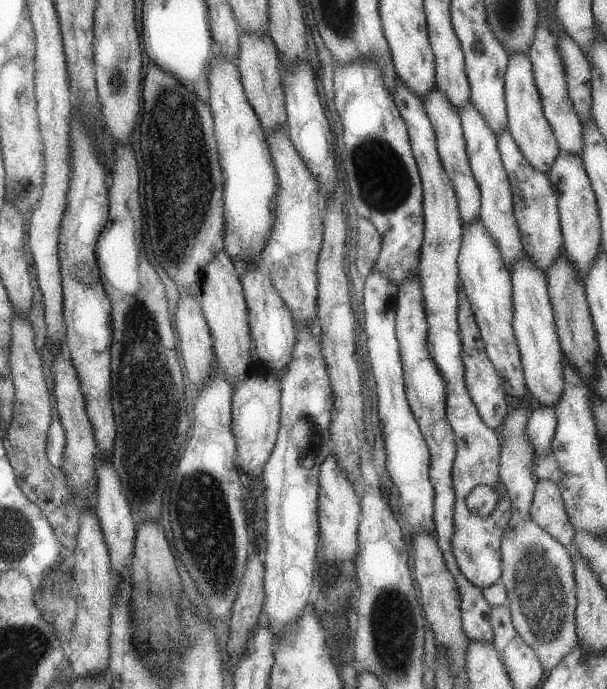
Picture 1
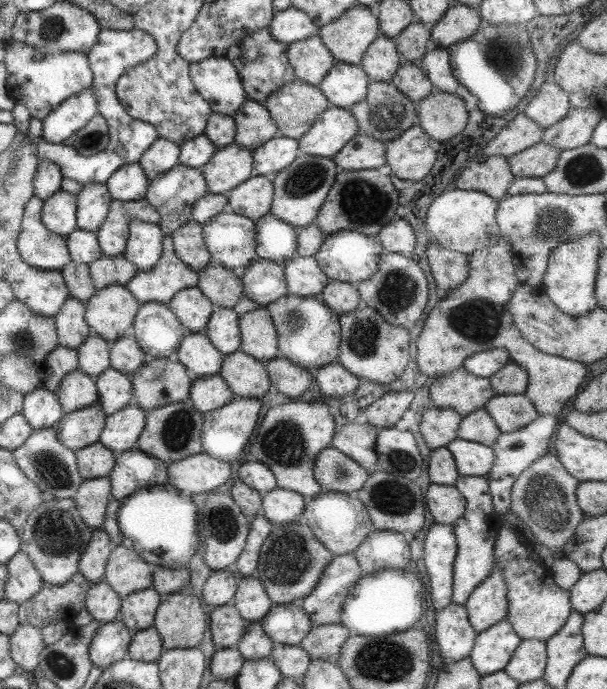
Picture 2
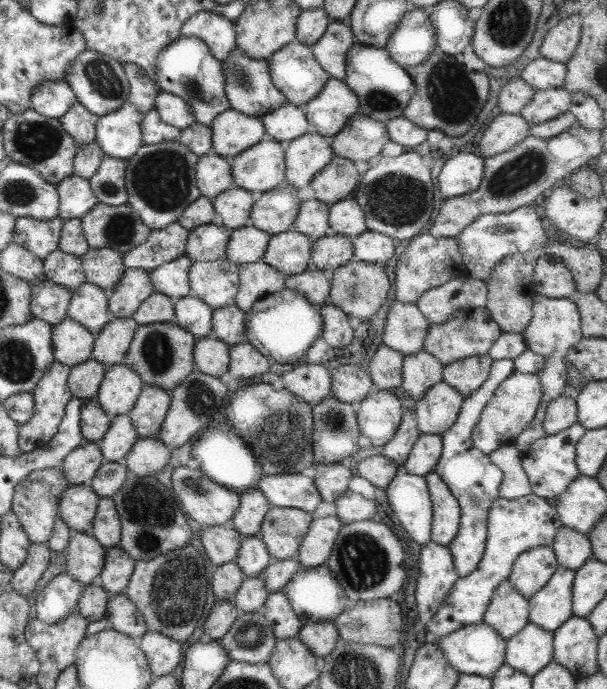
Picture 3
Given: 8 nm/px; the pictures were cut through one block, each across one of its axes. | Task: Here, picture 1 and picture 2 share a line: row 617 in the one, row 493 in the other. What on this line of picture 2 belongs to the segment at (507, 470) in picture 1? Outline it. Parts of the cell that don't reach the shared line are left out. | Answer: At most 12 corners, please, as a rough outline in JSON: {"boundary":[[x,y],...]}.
{"boundary":[[547,452],[523,469],[510,510],[551,549],[566,591],[583,573],[563,555],[585,515],[577,479]]}

